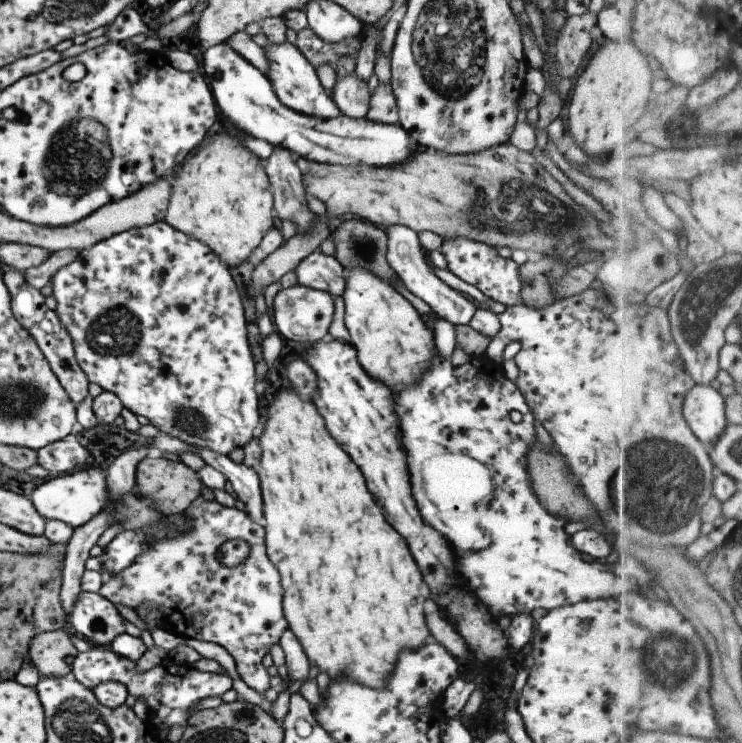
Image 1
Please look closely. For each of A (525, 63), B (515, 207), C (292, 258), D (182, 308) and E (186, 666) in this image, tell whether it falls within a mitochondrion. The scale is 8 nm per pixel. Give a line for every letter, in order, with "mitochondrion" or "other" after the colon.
A: other
B: mitochondrion
C: other
D: other
E: other

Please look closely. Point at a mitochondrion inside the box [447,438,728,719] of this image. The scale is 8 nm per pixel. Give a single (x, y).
(677, 650)

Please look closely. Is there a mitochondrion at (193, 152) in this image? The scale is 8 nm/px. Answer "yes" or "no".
no

